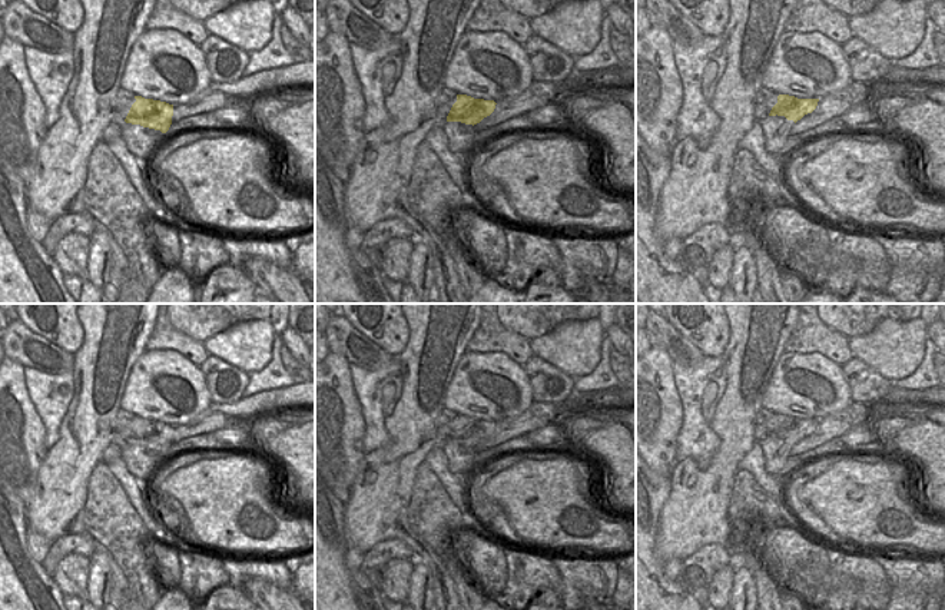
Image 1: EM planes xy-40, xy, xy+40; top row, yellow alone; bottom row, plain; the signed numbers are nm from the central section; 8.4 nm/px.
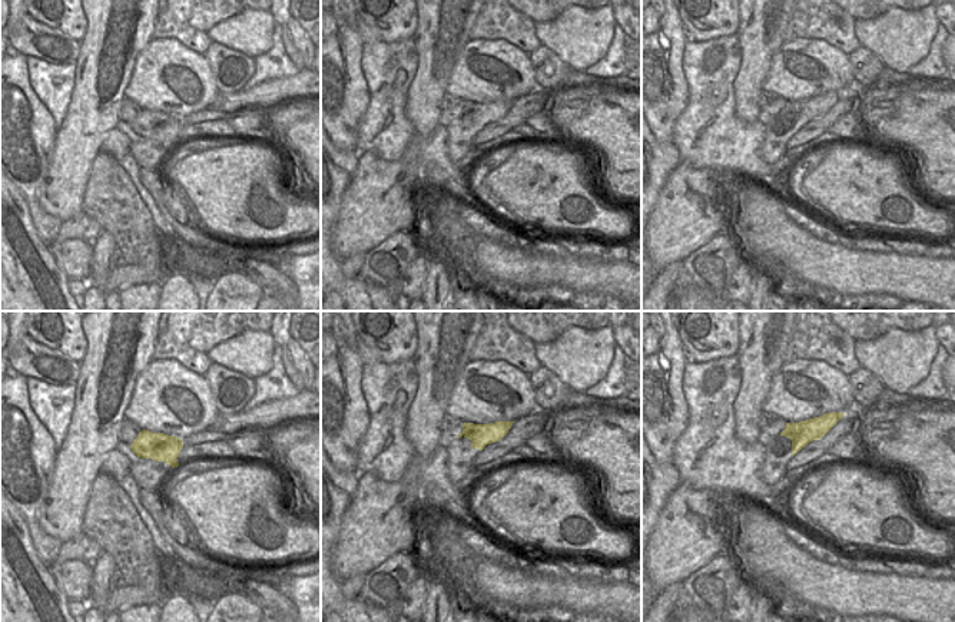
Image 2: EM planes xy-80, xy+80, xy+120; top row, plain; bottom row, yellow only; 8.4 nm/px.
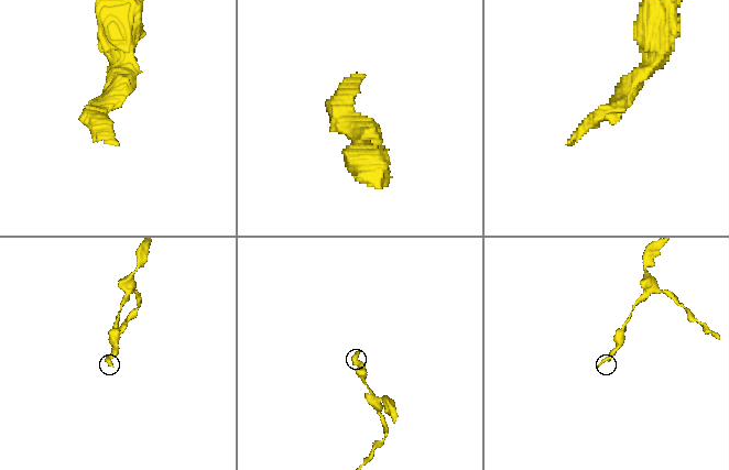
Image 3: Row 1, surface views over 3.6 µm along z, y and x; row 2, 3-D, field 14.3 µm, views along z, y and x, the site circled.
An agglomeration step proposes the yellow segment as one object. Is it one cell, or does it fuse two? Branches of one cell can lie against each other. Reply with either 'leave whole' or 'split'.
split

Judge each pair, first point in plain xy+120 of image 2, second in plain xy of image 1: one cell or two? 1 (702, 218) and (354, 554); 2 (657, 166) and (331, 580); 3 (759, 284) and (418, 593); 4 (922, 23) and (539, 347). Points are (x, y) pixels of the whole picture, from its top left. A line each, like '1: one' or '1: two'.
1: two
2: one
3: one
4: one

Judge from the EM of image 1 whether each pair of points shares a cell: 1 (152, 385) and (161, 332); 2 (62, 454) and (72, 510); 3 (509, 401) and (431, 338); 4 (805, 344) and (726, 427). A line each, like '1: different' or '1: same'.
1: different
2: same
3: different
4: different

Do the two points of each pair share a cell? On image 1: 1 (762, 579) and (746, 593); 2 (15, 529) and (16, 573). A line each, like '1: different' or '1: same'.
1: different
2: same

